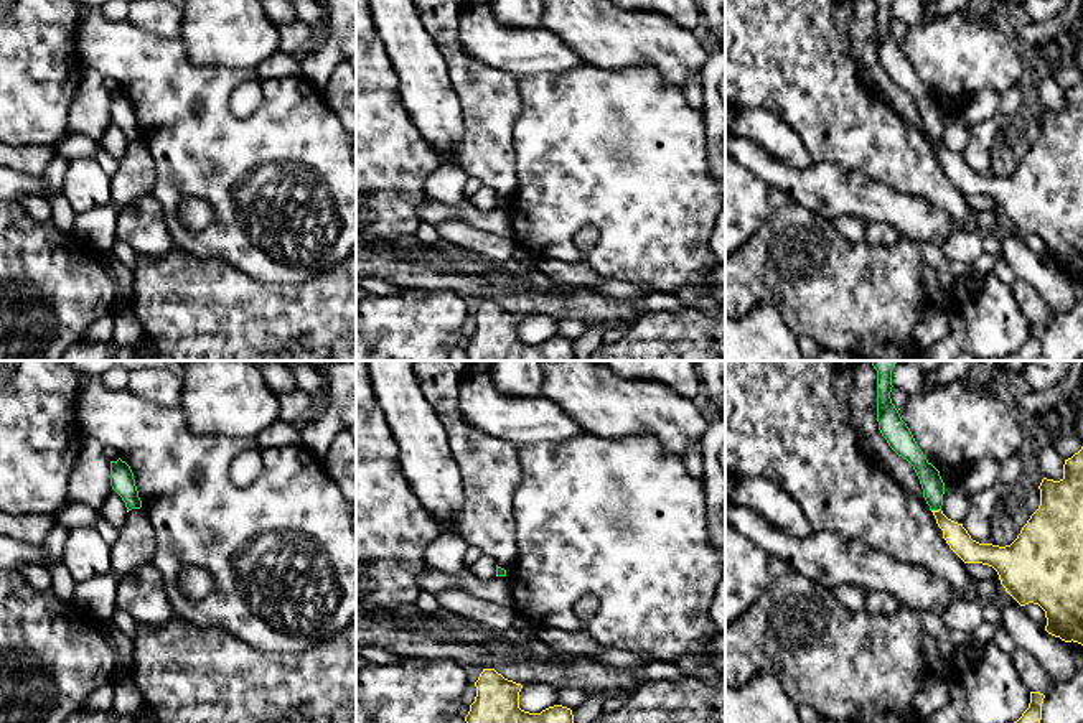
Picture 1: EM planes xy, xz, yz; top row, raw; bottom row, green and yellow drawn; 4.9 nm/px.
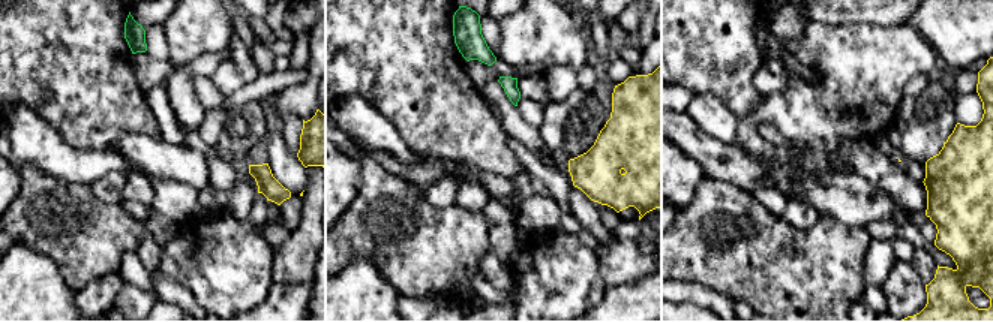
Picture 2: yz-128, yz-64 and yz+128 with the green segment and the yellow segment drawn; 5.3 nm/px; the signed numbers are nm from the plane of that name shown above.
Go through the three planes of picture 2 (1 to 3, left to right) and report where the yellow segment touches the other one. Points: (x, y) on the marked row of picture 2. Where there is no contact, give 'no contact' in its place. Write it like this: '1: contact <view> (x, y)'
1: no contact
2: no contact
3: no contact

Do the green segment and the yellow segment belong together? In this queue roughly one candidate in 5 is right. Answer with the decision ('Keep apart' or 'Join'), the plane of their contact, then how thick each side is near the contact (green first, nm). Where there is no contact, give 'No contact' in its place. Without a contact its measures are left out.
Keep apart. Touches green in yz. Thickness 110 nm (green) against 120 nm

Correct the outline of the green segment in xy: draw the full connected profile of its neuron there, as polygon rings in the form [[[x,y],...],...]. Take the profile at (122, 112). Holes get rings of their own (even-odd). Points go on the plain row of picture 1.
[[[110,92],[110,117],[125,133],[127,142],[140,140],[142,132],[135,117],[134,104],[130,97],[122,92]]]

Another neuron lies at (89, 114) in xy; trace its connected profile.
[[[86,69],[68,114],[66,133],[84,133],[101,142],[110,125],[110,92],[104,86],[104,77]]]

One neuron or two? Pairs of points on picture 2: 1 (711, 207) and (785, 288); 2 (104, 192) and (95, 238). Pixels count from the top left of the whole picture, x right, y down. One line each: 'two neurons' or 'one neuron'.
1: one neuron
2: two neurons

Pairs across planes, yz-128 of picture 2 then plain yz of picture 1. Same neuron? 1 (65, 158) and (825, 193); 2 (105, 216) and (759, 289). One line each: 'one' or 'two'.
1: two
2: one

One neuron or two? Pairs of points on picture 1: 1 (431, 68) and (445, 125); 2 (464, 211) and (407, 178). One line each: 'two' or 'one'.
1: one
2: two

